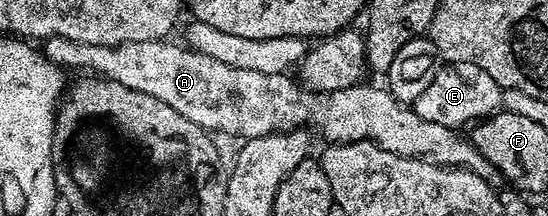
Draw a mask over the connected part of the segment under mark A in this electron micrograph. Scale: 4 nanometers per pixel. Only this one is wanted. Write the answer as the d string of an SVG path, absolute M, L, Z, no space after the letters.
M50 37L43 42L42 52L47 61L65 71L86 69L82 71L152 95L174 107L198 128L213 134L229 133L232 137L249 139L268 133L296 131L301 127L320 129L328 143L349 145L351 141L371 141L394 155L418 157L433 161L436 165L447 165L450 169L468 169L490 186L501 184L500 173L471 145L467 136L450 127L442 127L442 123L422 119L411 104L394 99L387 88L375 89L372 85L361 83L333 93L313 93L303 84L295 80L292 82L287 72L263 74L260 71L240 70L209 55L193 52L183 44L171 45L170 42L165 39L122 45L91 45Z

